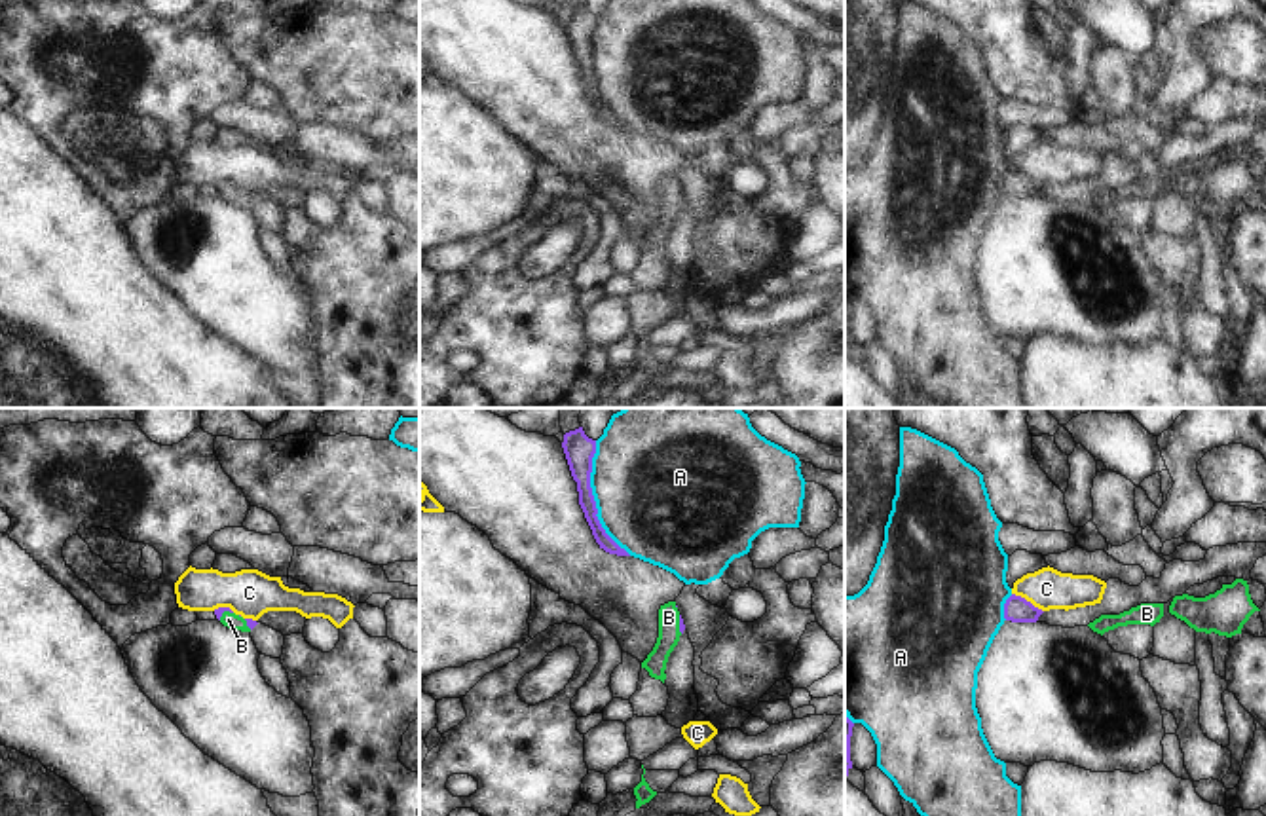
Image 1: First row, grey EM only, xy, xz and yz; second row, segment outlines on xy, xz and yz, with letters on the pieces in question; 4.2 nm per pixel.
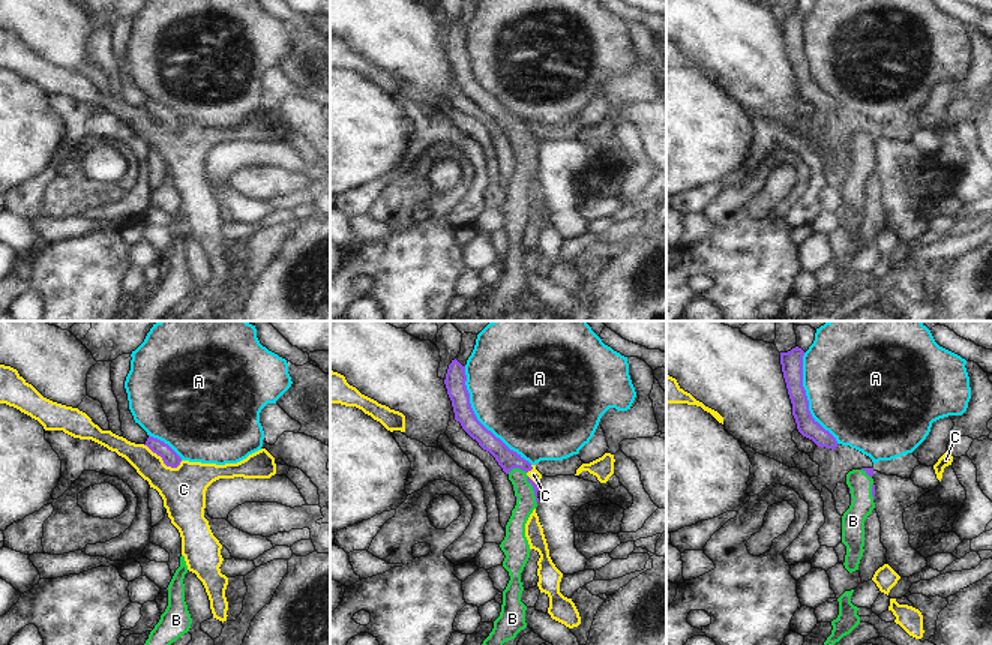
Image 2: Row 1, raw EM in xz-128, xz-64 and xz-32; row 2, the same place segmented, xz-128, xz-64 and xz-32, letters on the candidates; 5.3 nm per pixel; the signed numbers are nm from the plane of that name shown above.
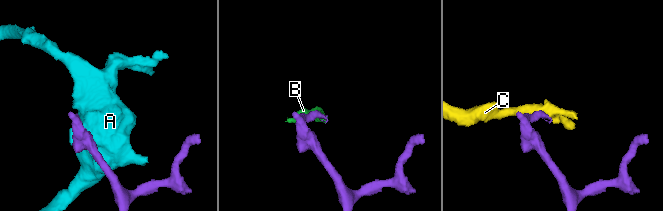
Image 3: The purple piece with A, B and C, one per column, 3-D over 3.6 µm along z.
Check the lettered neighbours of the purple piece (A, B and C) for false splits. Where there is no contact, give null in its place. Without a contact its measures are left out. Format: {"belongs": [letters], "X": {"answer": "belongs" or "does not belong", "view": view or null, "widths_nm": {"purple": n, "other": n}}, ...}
{"belongs": ["B"], "A": {"answer": "does not belong", "view": "xz", "widths_nm": {"purple": 130, "other": 480}}, "B": {"answer": "belongs", "view": "xz", "widths_nm": {"purple": 30, "other": 100}}, "C": {"answer": "does not belong", "view": "yz", "widths_nm": {"purple": 110, "other": 180}}}

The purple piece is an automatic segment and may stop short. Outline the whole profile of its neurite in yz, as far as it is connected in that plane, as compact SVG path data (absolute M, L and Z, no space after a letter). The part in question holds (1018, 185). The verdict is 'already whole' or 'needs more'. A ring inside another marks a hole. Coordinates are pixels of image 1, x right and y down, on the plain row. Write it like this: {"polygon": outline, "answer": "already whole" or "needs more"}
{"polygon": "M1015 169L1004 178L1004 194L1012 197L1036 197L1042 188L1042 184Z", "answer": "already whole"}

